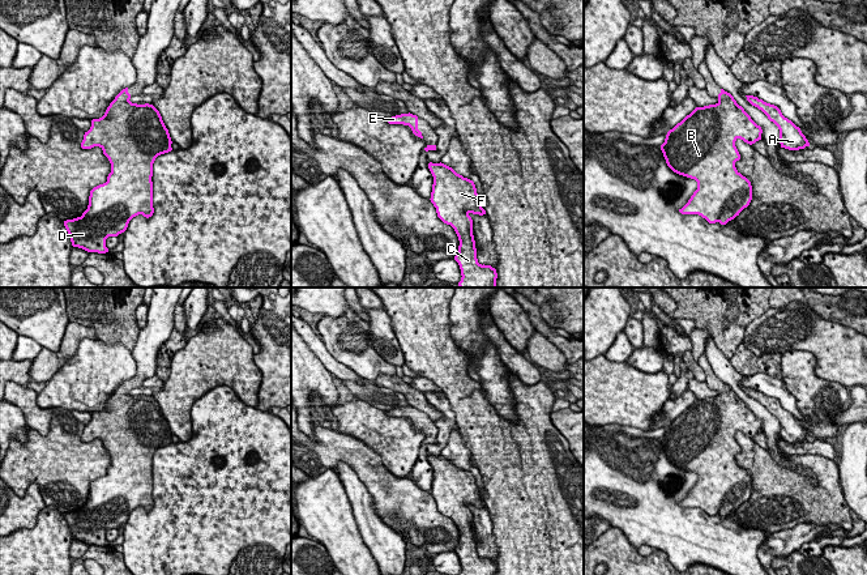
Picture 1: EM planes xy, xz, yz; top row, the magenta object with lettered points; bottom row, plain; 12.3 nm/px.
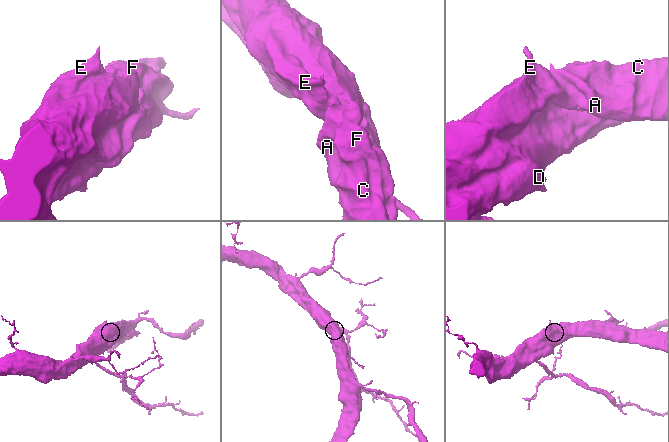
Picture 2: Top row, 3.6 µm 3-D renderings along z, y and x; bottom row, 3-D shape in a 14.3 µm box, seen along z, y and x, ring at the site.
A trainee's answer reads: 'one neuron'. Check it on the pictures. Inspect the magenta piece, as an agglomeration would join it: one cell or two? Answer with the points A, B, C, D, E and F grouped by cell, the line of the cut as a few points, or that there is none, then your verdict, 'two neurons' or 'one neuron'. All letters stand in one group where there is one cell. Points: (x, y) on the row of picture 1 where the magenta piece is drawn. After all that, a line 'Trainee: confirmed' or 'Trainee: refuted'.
A B C D E F | no cut | one neuron
Trainee: confirmed

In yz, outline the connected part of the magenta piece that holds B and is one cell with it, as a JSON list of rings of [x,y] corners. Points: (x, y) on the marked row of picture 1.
[[[723,89],[718,94],[716,105],[696,107],[670,129],[661,145],[667,166],[674,172],[697,182],[697,189],[679,212],[699,214],[709,223],[719,222],[721,225],[726,225],[739,216],[752,200],[752,186],[735,167],[735,162],[740,159],[735,141],[740,139],[752,145],[761,140],[761,133],[761,127]]]

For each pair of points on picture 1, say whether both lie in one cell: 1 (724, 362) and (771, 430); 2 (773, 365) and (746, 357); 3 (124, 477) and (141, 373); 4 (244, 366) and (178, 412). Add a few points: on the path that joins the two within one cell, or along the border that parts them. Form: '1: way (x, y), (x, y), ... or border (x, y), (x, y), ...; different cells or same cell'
1: way (733, 379), (740, 392), (761, 413); same cell
2: way (767, 363), (752, 363); same cell
3: way (124, 451), (124, 399); same cell
4: way (226, 366), (216, 366), (188, 394); same cell

